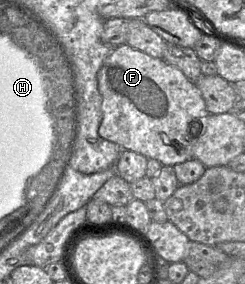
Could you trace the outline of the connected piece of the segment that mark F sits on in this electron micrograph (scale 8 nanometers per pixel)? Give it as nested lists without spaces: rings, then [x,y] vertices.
[[[123,44],[112,49],[112,51],[105,58],[101,68],[97,73],[98,89],[102,96],[102,120],[98,129],[99,136],[105,140],[111,141],[121,147],[122,150],[130,150],[144,155],[147,158],[158,160],[162,166],[174,166],[183,163],[187,160],[194,159],[192,156],[193,145],[198,138],[190,137],[190,123],[195,119],[206,119],[209,112],[206,109],[205,100],[195,85],[190,81],[183,72],[164,59],[154,58],[142,51],[130,47],[128,44]]]

